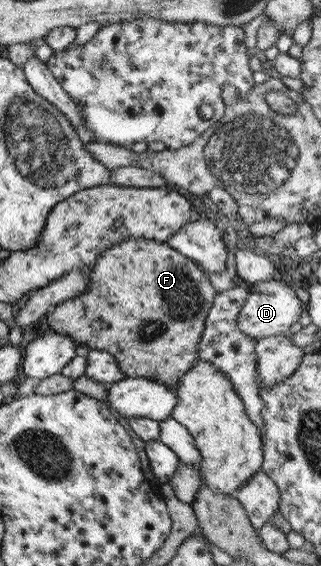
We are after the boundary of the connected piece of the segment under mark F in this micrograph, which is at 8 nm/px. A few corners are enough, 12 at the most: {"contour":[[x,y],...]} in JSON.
{"contour":[[165,242],[101,252],[49,330],[176,386],[215,289]]}

